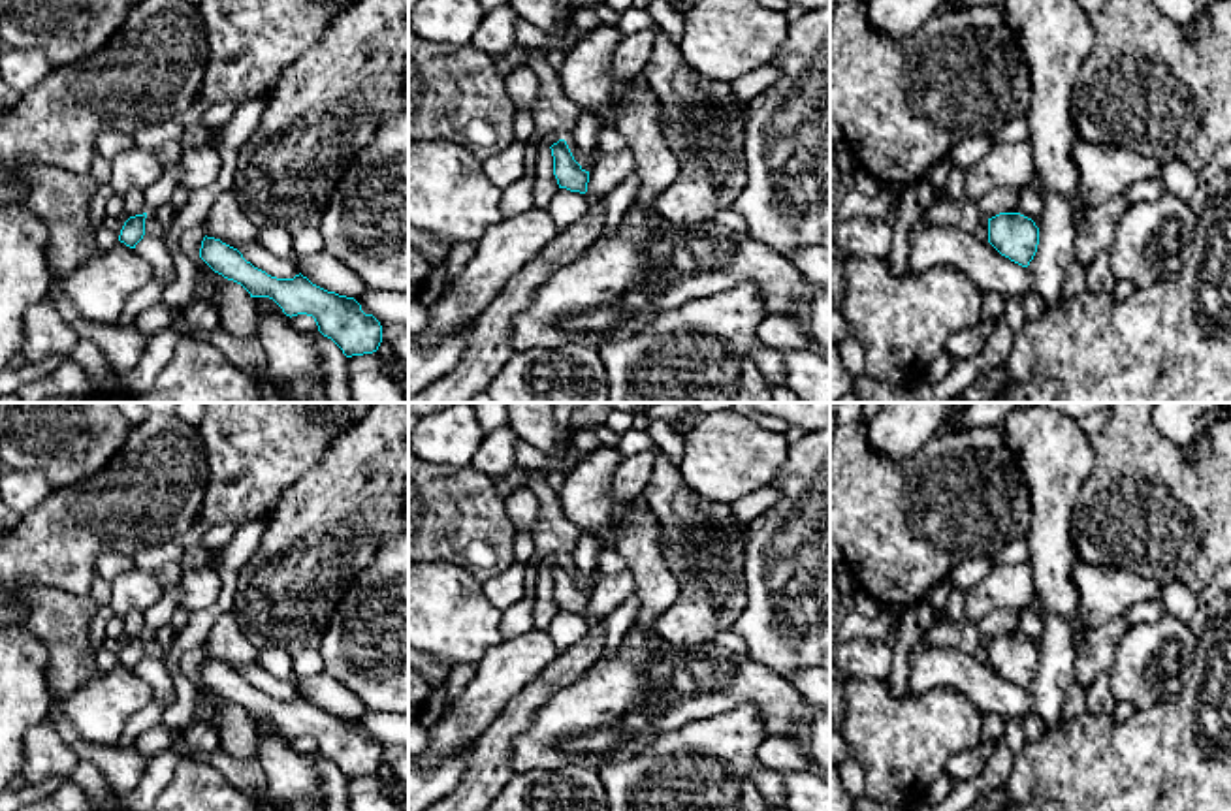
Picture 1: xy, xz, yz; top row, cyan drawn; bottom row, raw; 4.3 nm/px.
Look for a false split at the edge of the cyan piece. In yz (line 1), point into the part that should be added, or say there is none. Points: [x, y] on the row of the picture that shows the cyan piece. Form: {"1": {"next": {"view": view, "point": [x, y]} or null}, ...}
{"1": {"next": null}}

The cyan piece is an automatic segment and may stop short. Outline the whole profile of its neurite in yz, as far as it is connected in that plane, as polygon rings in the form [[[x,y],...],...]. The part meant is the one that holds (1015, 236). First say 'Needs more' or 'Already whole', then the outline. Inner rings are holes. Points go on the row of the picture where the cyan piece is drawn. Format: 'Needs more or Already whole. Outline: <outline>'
Already whole. Outline: [[[1020,213],[988,218],[988,243],[1011,262],[1028,267],[1039,245],[1039,228]]]

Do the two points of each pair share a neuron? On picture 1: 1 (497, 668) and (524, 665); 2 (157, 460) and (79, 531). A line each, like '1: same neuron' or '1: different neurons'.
1: same neuron
2: same neuron

